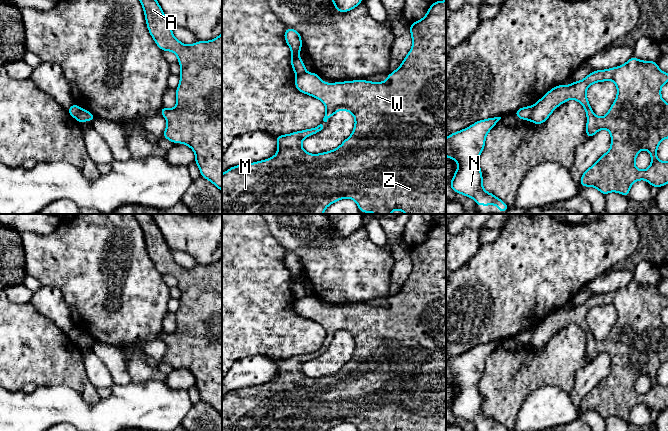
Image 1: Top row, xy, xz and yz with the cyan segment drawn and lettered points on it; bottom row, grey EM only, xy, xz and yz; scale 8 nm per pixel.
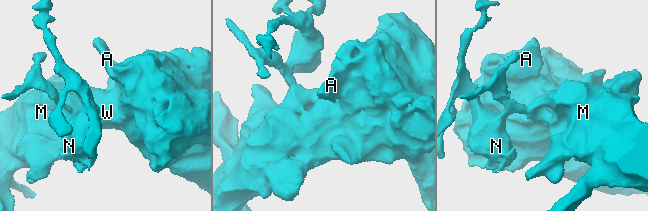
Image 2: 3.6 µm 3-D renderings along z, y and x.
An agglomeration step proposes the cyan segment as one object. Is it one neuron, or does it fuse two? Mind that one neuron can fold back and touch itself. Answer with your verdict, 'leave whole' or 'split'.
split

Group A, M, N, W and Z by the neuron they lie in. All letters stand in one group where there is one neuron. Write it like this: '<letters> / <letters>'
A M W Z / N

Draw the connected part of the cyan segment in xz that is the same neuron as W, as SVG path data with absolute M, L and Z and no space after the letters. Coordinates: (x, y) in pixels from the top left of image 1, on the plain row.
M446 224L434 225L421 244L410 248L410 258L413 269L409 277L401 289L388 298L384 306L354 304L325 307L315 296L306 296L296 301L295 312L298 315L319 323L325 329L324 346L340 334L348 335L354 340L355 349L352 358L336 373L315 379L302 372L302 365L319 357L323 353L322 348L311 353L275 360L277 365L275 380L251 388L233 390L222 398L222 431L328 431L343 422L353 423L358 431L446 431Z

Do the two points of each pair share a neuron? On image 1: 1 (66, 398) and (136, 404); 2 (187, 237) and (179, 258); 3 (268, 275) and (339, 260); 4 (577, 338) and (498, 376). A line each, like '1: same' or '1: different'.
1: same
2: different
3: different
4: same

